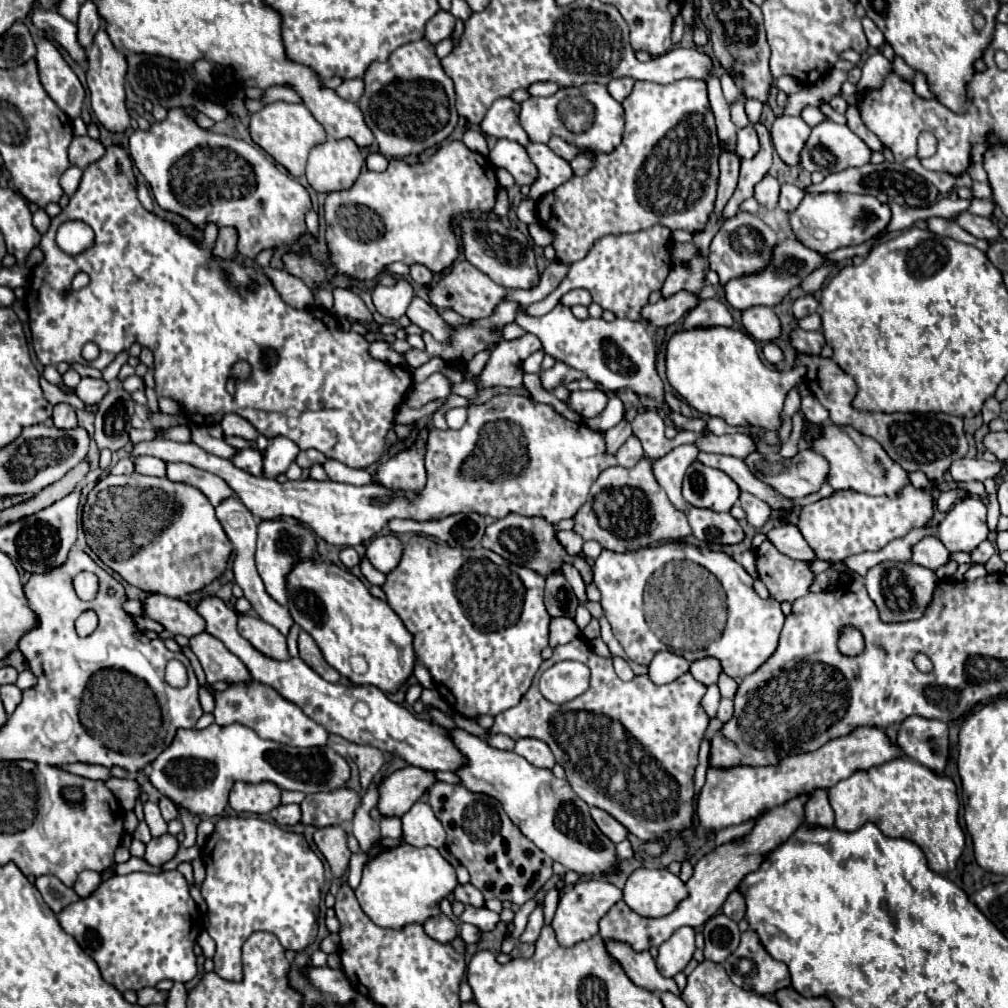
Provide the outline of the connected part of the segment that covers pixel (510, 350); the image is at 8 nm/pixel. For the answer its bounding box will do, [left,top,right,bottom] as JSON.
[479,333,541,389]

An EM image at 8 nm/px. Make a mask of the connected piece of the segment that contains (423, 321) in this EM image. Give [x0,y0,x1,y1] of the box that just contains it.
[407,297,451,343]

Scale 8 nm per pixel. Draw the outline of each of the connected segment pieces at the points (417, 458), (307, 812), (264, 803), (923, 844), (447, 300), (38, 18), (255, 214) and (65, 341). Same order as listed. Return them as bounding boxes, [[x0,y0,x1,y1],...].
[[375,429,429,493],[301,787,361,827],[229,781,281,813],[827,757,965,873],[429,259,509,319],[31,9,85,61],[129,109,311,259],[27,145,413,469]]

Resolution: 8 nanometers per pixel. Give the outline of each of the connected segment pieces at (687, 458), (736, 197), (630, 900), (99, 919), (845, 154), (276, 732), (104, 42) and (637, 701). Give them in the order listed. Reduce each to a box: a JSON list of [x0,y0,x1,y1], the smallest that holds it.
[[651,443,699,511],[721,123,773,219],[623,867,685,917],[57,871,201,991],[801,119,871,175],[215,681,329,747],[87,29,129,133],[491,637,709,841]]

